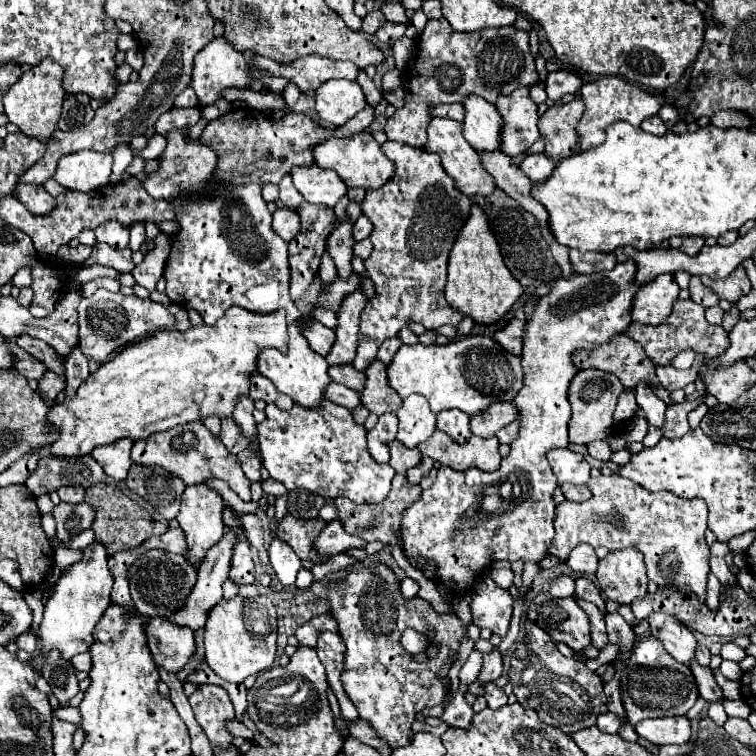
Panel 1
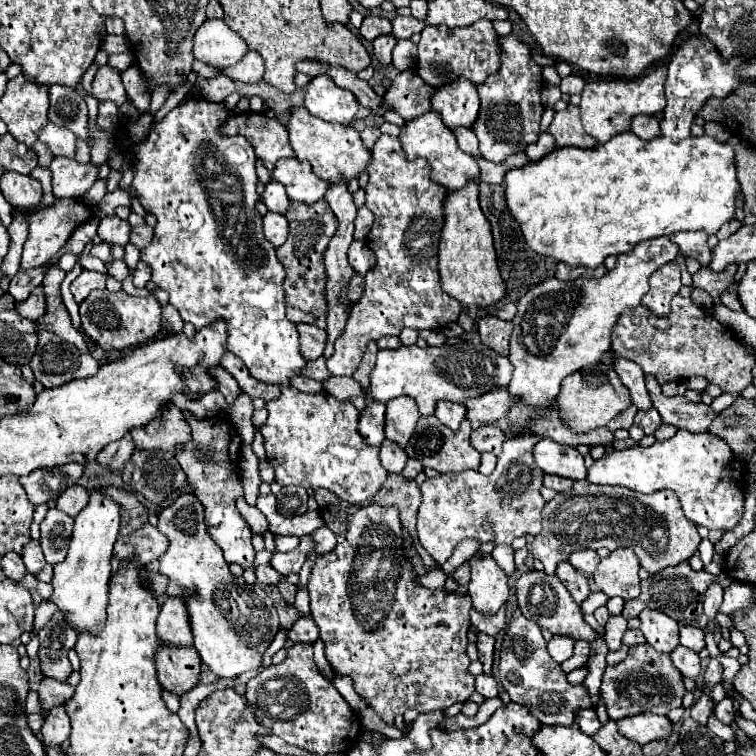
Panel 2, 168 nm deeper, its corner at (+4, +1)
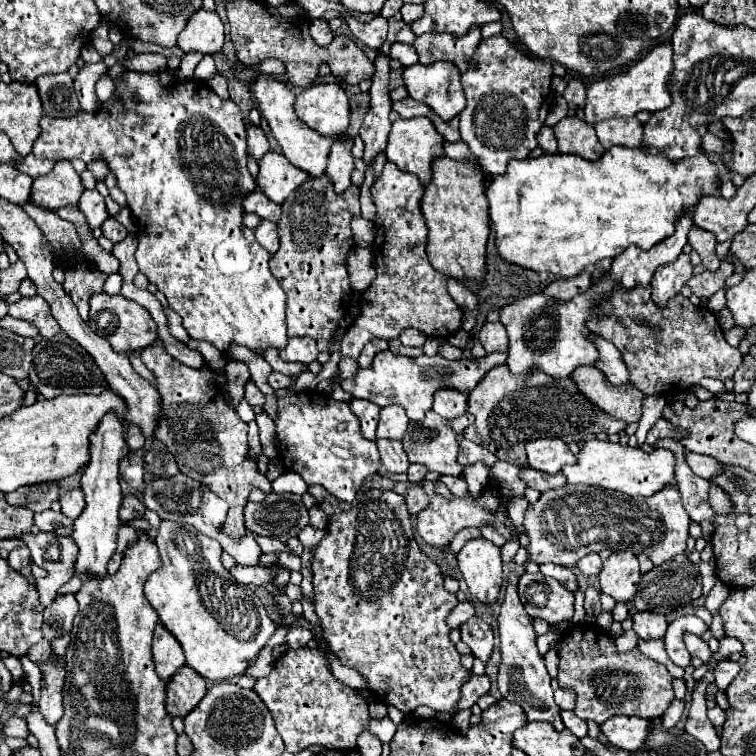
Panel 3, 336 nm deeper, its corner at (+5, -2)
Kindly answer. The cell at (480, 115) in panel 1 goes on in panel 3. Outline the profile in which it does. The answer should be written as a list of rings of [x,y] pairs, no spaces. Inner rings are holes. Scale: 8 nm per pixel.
[[[435,61],[431,65],[409,65],[401,73],[409,97],[429,105],[443,121],[453,119],[465,107],[465,95],[459,71],[451,61]]]

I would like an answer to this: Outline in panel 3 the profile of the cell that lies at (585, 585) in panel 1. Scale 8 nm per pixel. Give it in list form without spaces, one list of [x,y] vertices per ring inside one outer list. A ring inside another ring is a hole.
[[[545,563],[539,567],[539,571],[547,577],[553,577],[557,579],[561,585],[565,585],[569,591],[575,591],[577,589],[577,579],[575,579],[575,573],[569,569],[569,567],[561,567],[561,565],[555,565],[555,563]]]

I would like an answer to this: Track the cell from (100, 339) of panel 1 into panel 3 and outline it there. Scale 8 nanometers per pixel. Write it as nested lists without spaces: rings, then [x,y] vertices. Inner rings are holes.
[[[95,293],[91,297],[91,311],[89,311],[89,327],[103,339],[111,343],[111,347],[117,353],[133,353],[137,349],[149,347],[157,339],[157,325],[149,311],[133,303],[131,299],[123,295],[107,295],[107,293]]]

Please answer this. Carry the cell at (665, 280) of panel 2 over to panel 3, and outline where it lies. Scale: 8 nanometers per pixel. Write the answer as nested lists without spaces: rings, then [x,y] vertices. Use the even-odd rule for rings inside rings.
[[[681,253],[675,263],[659,267],[651,281],[653,303],[665,307],[665,303],[681,291],[681,287],[691,279],[691,275],[693,275],[693,265],[687,253]]]

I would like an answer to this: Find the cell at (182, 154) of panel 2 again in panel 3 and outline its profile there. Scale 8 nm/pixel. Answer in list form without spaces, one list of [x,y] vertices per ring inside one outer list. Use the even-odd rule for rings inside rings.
[[[125,71],[119,79],[115,81],[115,101],[105,101],[101,103],[99,109],[95,109],[93,113],[87,113],[83,109],[77,111],[77,115],[73,117],[43,117],[41,119],[41,135],[35,139],[33,143],[33,155],[35,157],[45,157],[45,159],[81,159],[85,163],[91,161],[105,161],[109,171],[115,173],[117,185],[119,189],[127,195],[127,205],[131,209],[131,213],[137,219],[137,239],[139,239],[139,247],[137,247],[137,263],[139,263],[139,271],[157,285],[157,289],[167,297],[169,307],[181,315],[183,319],[183,327],[187,329],[187,333],[193,339],[201,339],[201,341],[209,341],[213,343],[219,351],[225,351],[227,345],[231,343],[239,343],[245,345],[249,349],[265,349],[265,347],[285,347],[287,343],[287,325],[285,325],[285,293],[281,289],[281,285],[277,283],[277,279],[271,275],[269,271],[269,253],[255,241],[255,233],[253,229],[243,227],[241,217],[241,199],[245,199],[247,193],[251,193],[255,189],[255,179],[251,177],[251,173],[247,171],[247,141],[245,141],[245,121],[241,115],[241,109],[231,101],[231,99],[221,99],[215,91],[211,91],[211,87],[207,87],[205,83],[195,83],[195,79],[191,79],[193,83],[181,83],[177,81],[171,89],[165,89],[159,79],[157,73],[139,73],[139,71]]]

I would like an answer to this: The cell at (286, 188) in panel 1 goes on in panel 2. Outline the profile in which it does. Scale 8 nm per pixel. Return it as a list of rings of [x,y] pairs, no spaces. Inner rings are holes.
[[[280,182],[266,184],[266,190],[264,190],[264,194],[262,194],[260,200],[266,204],[266,208],[270,212],[278,212],[278,214],[286,214],[288,204],[290,204],[288,194],[286,194],[286,188],[282,188]]]

